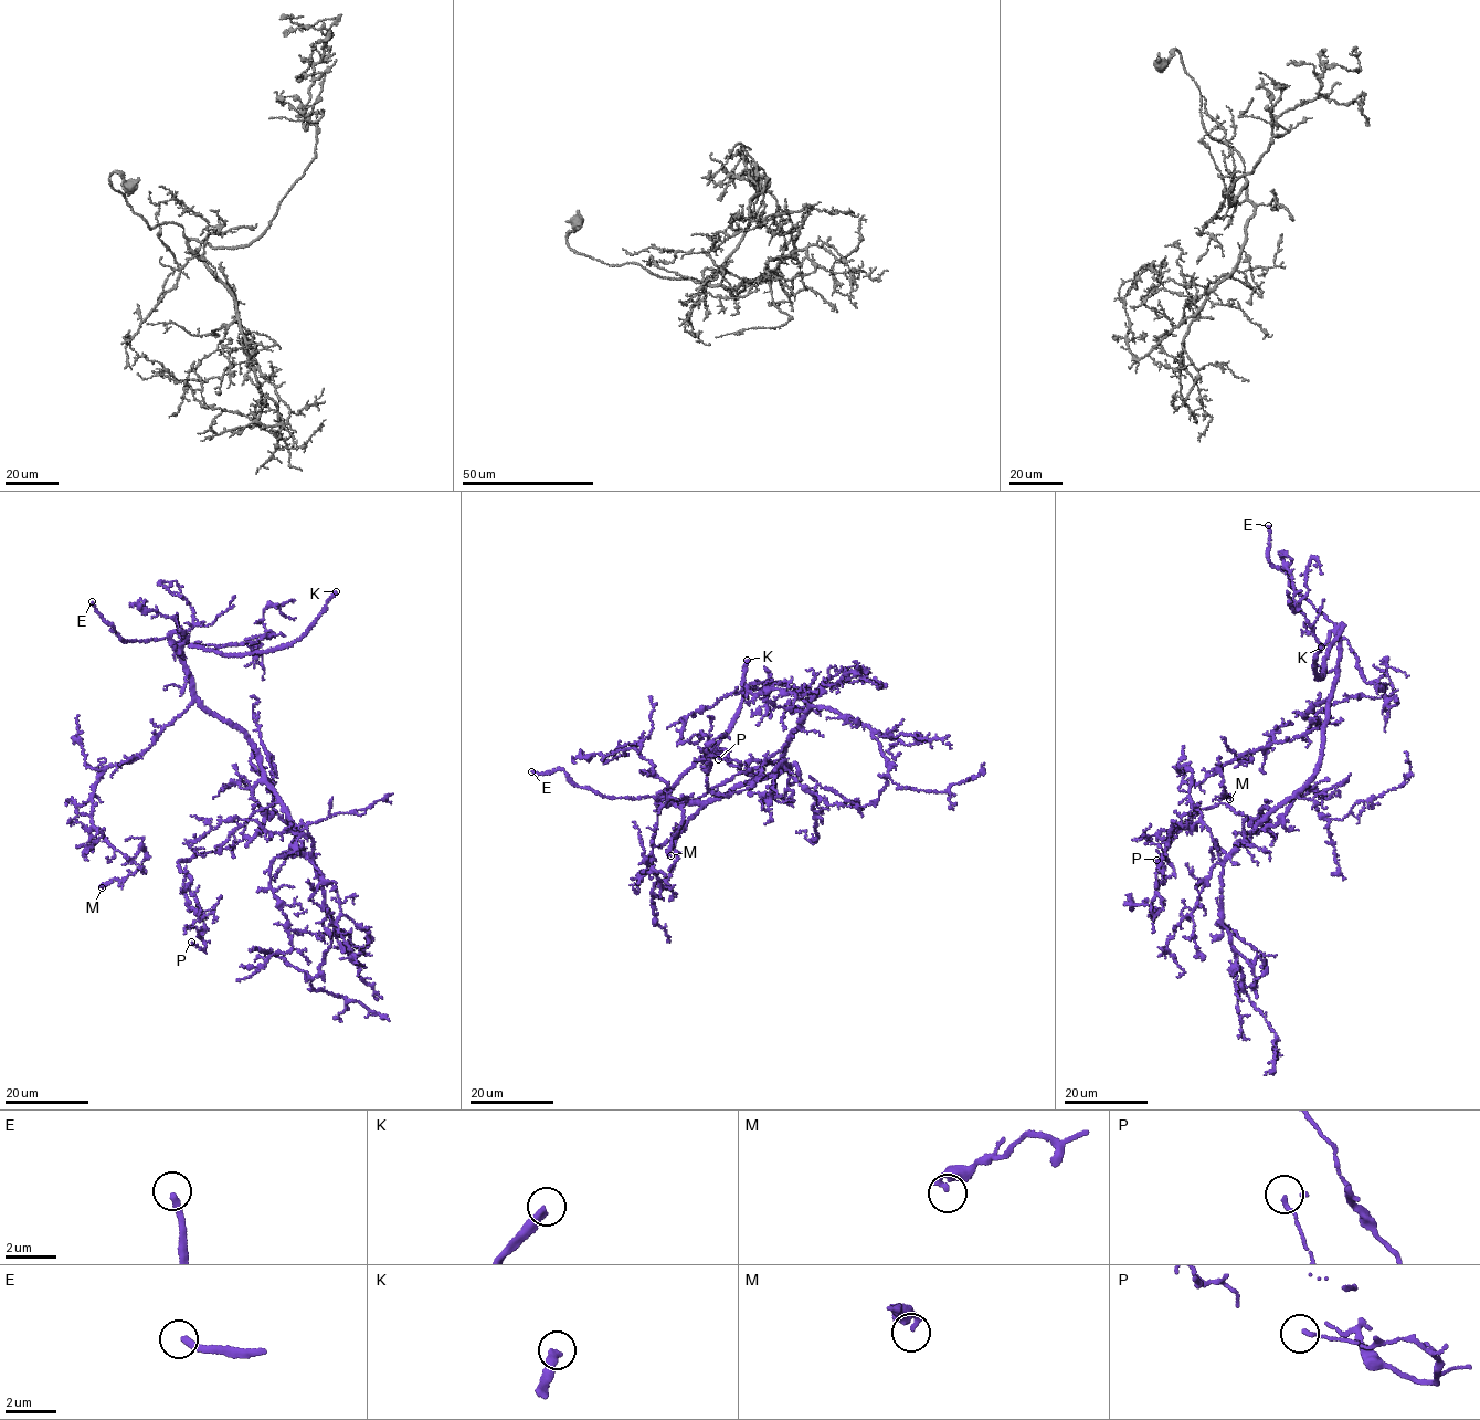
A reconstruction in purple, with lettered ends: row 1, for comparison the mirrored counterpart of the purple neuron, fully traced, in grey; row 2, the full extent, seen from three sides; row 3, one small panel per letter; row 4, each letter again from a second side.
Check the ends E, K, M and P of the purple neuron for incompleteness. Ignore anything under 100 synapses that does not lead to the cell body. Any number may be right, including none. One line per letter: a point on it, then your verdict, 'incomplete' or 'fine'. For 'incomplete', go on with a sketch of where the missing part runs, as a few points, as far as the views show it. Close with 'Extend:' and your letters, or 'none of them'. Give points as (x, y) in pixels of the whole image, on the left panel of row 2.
E: at (92, 601); fine
K: at (336, 591); incomplete
M: at (102, 887); fine
P: at (191, 942); fine
Extend: K

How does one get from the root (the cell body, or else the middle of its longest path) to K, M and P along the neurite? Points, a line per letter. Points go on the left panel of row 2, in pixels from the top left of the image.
K: (246, 739), (242, 732), (202, 706), (171, 633), (191, 644), (224, 654), (270, 651), (305, 633), (336, 591)
M: (246, 739), (196, 702), (141, 755), (102, 774), (93, 827), (128, 859), (145, 851), (140, 868), (102, 887)
P: (246, 739), (277, 800), (217, 851), (178, 862), (204, 923), (204, 949), (191, 942)

